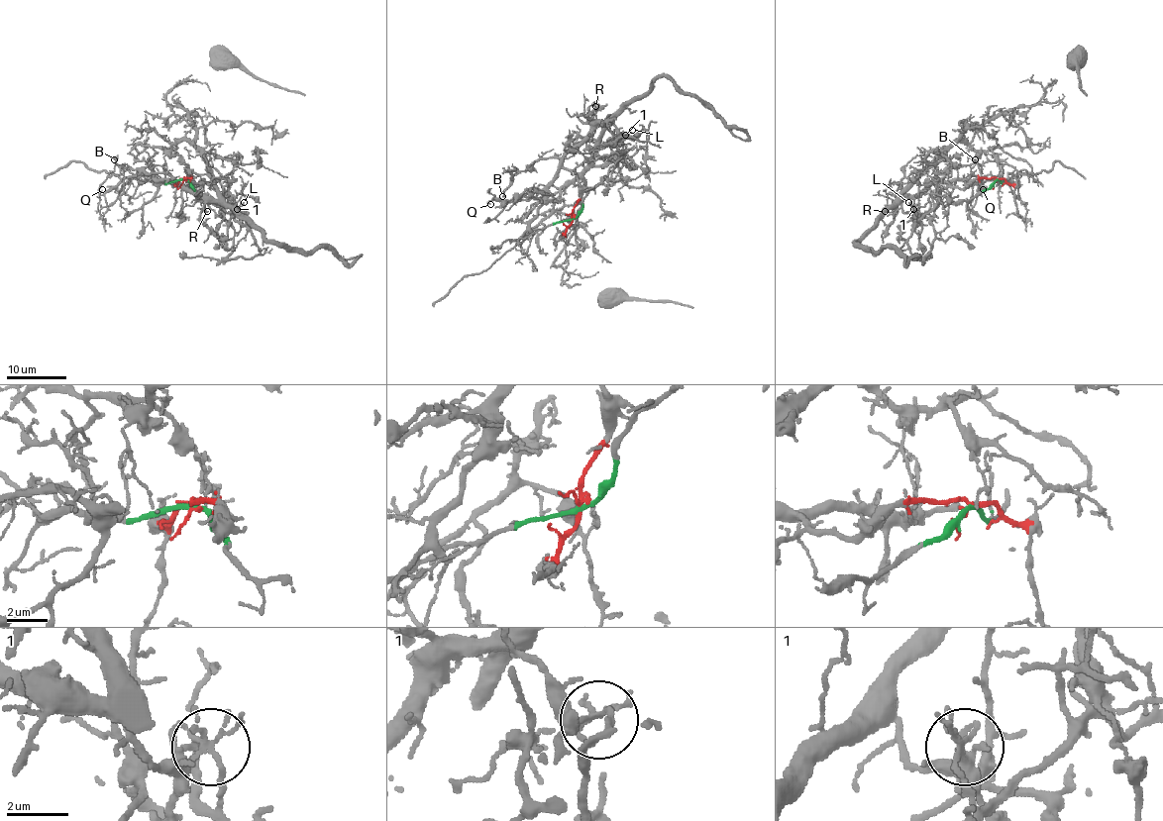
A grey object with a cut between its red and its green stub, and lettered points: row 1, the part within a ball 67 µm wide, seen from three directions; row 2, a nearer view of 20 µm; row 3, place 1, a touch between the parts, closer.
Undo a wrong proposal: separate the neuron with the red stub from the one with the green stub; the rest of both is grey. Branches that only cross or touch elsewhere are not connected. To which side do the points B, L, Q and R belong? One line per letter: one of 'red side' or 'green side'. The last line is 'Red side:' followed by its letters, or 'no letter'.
B: red side
L: red side
Q: red side
R: red side
Red side: B, L, Q, R

